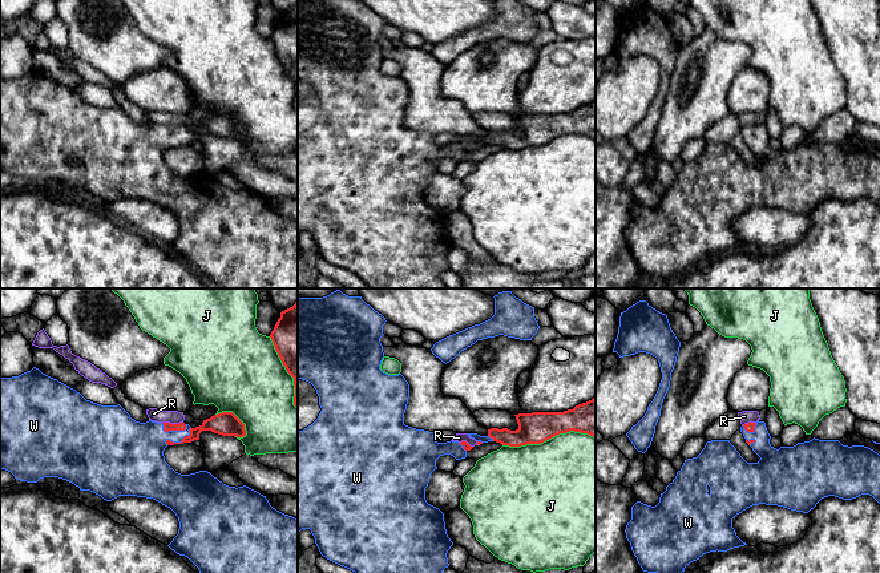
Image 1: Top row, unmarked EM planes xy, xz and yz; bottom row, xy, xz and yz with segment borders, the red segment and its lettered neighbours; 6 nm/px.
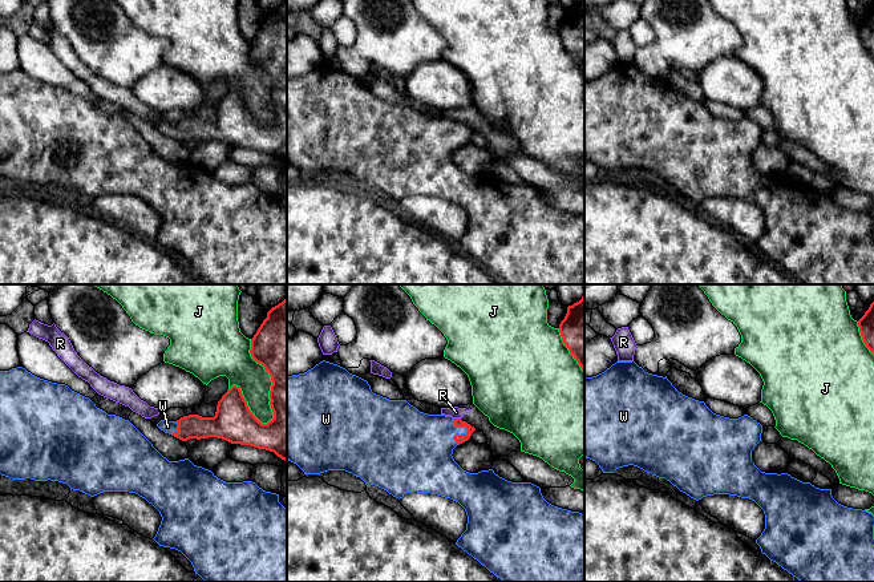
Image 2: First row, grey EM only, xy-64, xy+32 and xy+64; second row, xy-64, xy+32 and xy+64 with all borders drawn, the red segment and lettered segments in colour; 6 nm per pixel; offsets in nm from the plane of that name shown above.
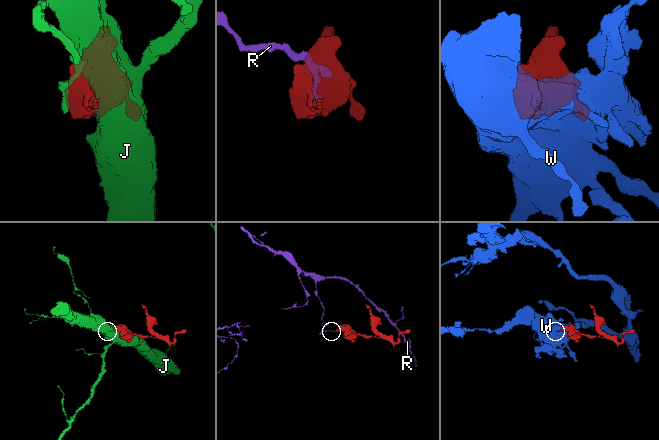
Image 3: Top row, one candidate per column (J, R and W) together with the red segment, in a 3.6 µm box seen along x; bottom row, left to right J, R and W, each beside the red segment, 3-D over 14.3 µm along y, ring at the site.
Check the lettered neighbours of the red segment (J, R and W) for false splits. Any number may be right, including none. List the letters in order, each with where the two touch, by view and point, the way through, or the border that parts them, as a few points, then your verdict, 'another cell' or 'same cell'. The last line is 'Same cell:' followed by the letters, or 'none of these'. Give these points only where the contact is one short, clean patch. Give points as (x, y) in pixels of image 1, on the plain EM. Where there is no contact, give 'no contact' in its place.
J: xz (548, 141) | another cell
R: xy (173, 126) | along xy (162, 124), (182, 125) | another cell
W: xy (176, 132) | across xy (216, 125), (198, 132), (176, 132), (154, 138), (138, 149) | same cell
Same cell: W

